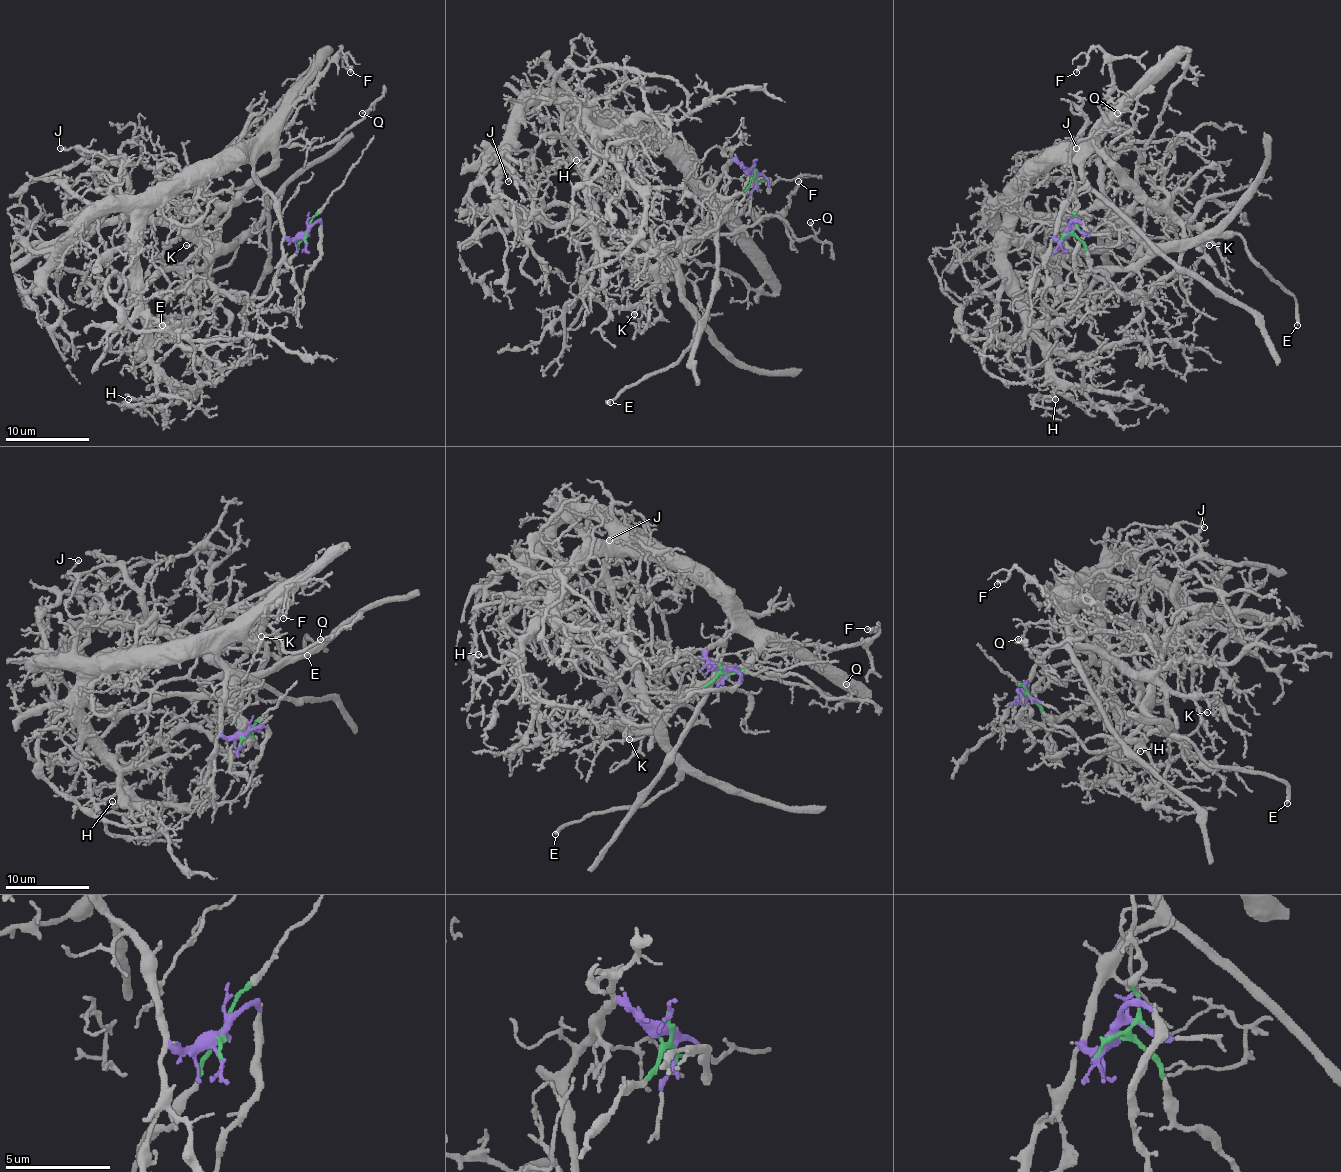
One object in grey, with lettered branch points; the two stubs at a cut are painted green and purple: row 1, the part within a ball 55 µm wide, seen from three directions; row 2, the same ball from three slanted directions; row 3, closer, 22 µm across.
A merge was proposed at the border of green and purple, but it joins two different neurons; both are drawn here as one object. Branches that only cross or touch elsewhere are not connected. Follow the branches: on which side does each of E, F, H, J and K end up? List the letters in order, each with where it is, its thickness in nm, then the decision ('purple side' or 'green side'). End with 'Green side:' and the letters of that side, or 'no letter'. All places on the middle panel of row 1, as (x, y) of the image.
E: place (610, 402); calibre 320 nm; green side
F: place (798, 181); calibre 200 nm; purple side
H: place (576, 160); calibre 110 nm; purple side
J: place (508, 181); calibre 130 nm; green side
K: place (634, 314); calibre 130 nm; purple side
Green side: E, J

